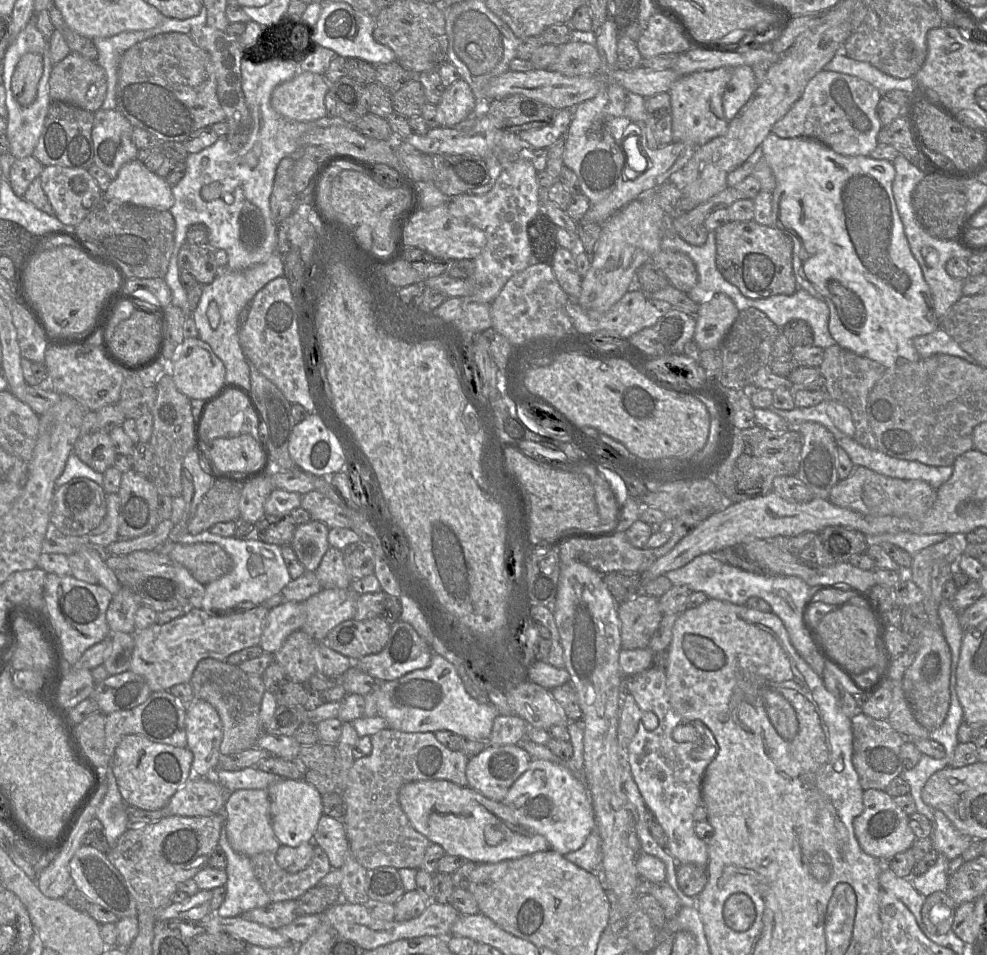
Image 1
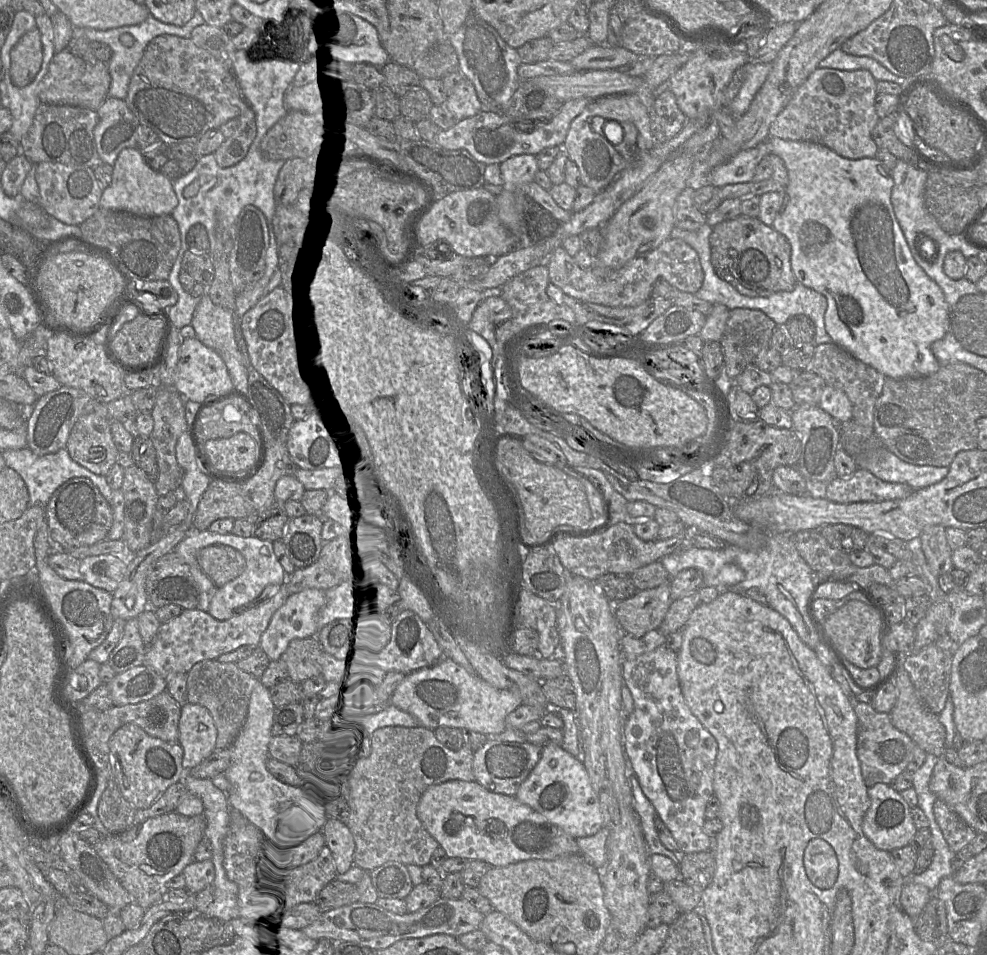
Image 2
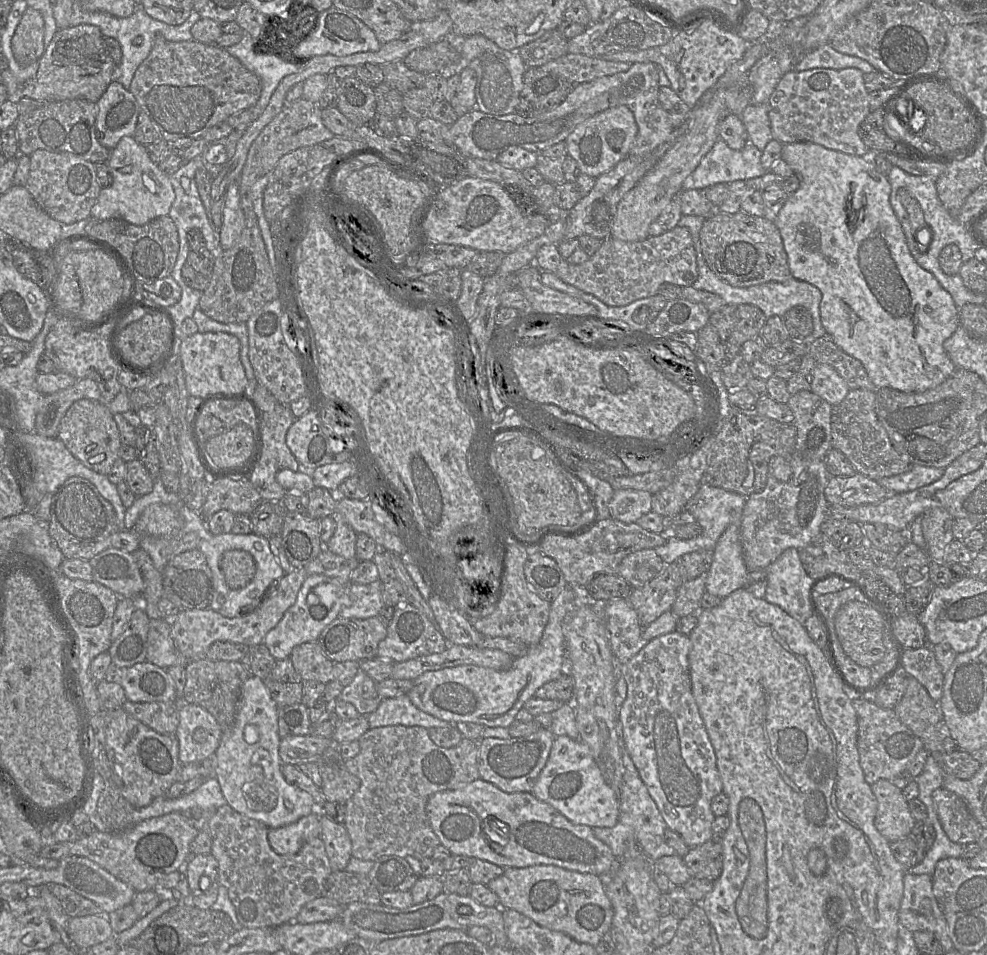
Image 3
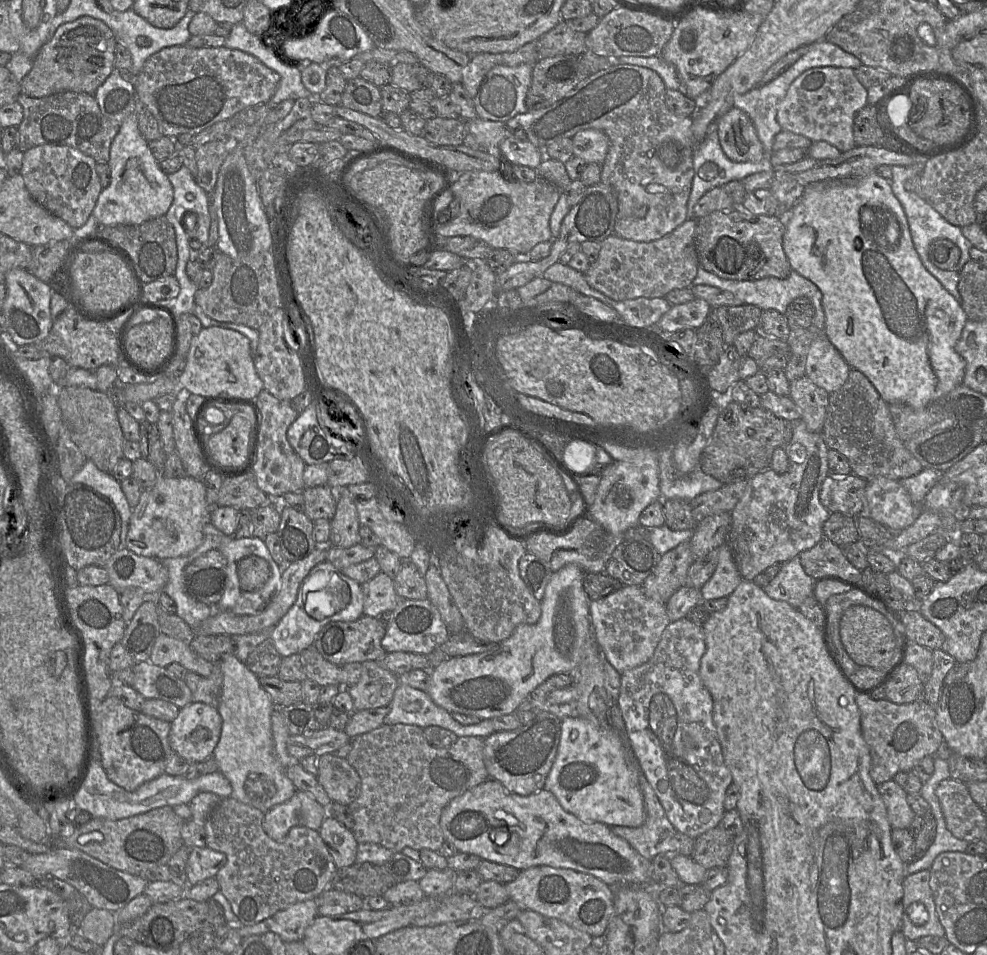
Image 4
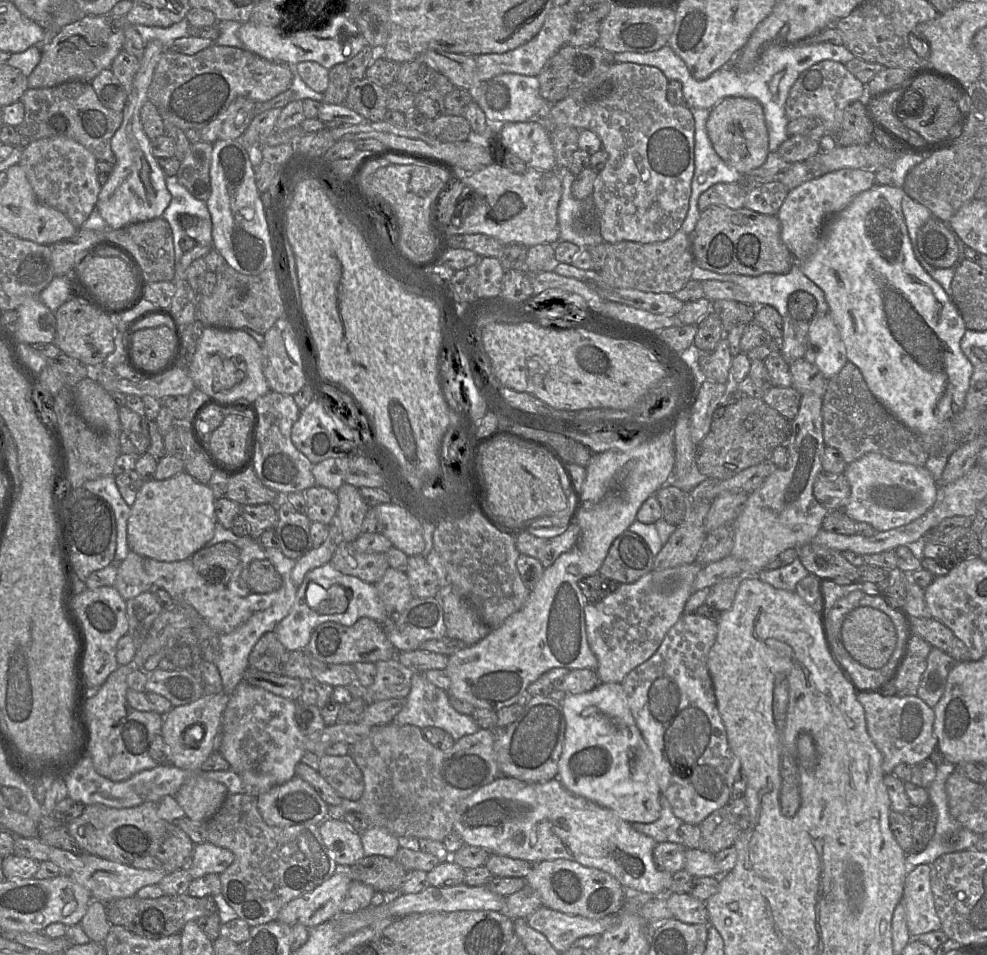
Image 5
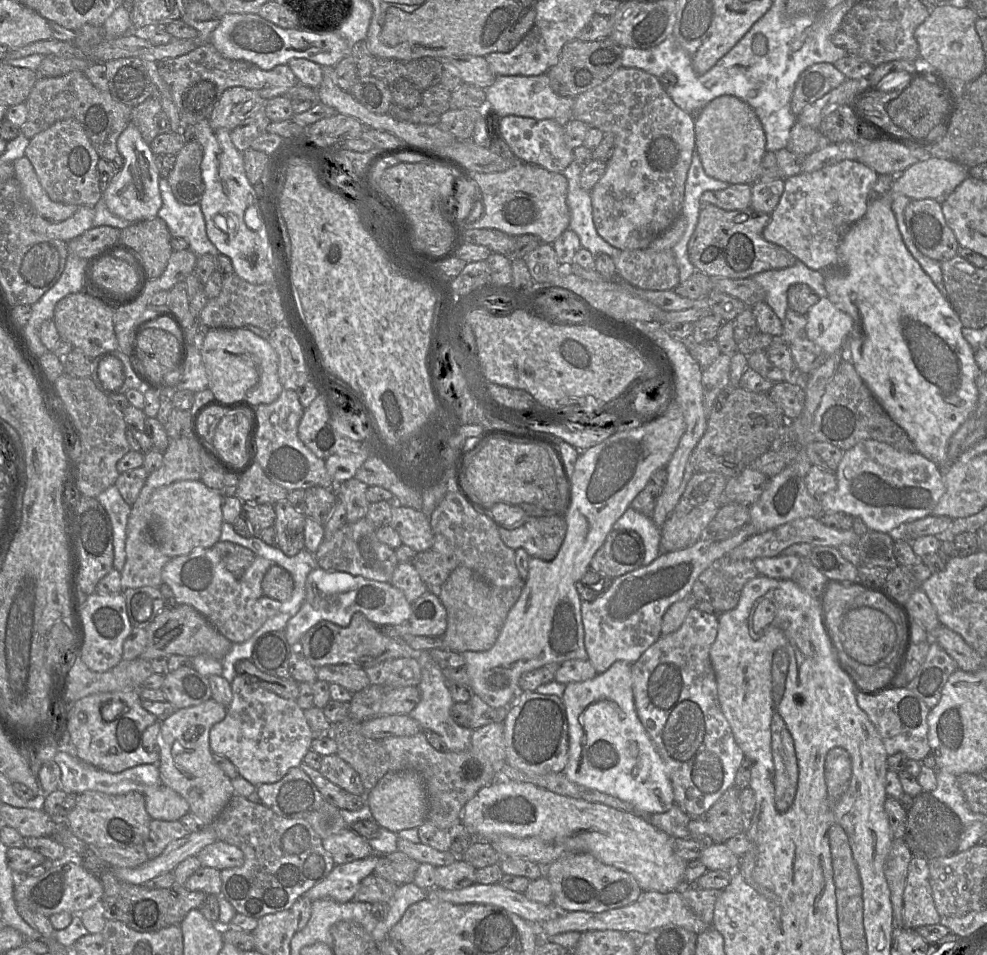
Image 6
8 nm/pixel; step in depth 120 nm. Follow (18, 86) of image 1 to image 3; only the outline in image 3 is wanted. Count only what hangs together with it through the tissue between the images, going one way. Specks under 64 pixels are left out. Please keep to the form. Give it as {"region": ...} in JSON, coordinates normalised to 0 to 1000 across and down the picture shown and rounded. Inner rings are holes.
{"region":[[[27,8],[11,43],[15,64],[26,69],[41,65],[45,57],[45,21],[40,12]]]}

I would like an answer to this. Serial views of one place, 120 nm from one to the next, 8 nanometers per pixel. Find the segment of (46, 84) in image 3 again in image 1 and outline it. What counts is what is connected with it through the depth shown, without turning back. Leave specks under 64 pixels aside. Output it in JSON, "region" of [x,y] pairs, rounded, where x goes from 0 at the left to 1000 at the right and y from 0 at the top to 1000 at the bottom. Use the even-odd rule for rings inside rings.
{"region":[[[72,54],[54,68],[50,82],[52,107],[64,107],[96,118],[108,97],[108,79],[98,66]]]}

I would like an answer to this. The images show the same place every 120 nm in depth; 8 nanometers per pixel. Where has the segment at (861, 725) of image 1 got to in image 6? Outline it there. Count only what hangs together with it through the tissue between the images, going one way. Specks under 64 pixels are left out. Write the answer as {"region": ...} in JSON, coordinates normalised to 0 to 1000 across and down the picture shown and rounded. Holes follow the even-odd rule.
{"region":[[[914,719],[899,723],[886,729],[867,724],[867,734],[891,768],[900,792],[914,787],[920,795],[933,797],[943,790],[939,756],[942,741],[926,724]]]}

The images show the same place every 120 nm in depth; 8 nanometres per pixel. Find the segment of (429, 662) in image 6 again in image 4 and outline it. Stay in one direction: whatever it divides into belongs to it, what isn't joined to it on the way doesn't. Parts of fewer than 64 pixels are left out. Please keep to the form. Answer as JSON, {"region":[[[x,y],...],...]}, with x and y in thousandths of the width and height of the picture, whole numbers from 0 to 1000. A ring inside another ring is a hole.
{"region":[[[413,717],[403,718],[394,740],[395,745],[389,753],[391,759],[415,758],[422,759],[429,763],[434,760],[445,760],[460,766],[464,773],[472,771],[492,773],[502,766],[498,753],[487,754],[479,759],[468,759],[458,751],[457,746],[444,739],[433,725]]]}

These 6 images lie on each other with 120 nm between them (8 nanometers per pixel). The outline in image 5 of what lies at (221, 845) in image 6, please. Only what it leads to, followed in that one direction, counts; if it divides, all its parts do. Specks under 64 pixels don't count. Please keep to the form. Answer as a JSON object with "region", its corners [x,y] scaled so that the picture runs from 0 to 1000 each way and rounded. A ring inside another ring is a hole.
{"region":[[[212,881],[199,884],[195,896],[188,906],[195,920],[208,915],[223,915],[237,902],[235,891],[219,886]]]}

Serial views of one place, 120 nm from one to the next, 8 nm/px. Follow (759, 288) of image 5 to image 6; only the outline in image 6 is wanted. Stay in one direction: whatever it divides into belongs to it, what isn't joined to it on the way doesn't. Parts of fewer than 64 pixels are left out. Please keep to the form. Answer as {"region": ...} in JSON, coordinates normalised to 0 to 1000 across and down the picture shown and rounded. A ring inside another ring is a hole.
{"region":[[[812,273],[802,280],[778,283],[761,290],[775,305],[775,314],[793,337],[798,324],[798,303],[804,297],[817,297],[830,312],[839,311],[833,284],[819,281]]]}

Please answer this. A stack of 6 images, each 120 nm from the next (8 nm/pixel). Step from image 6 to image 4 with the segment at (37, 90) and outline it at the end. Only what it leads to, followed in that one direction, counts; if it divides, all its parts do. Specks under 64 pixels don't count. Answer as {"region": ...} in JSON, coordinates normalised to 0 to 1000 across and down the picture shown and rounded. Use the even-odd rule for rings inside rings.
{"region":[[[68,95],[32,103],[20,97],[17,106],[23,117],[22,127],[17,133],[17,155],[22,160],[40,152],[70,153],[93,164],[98,171],[109,171],[112,150],[121,137],[122,129],[103,119],[94,98]]]}

